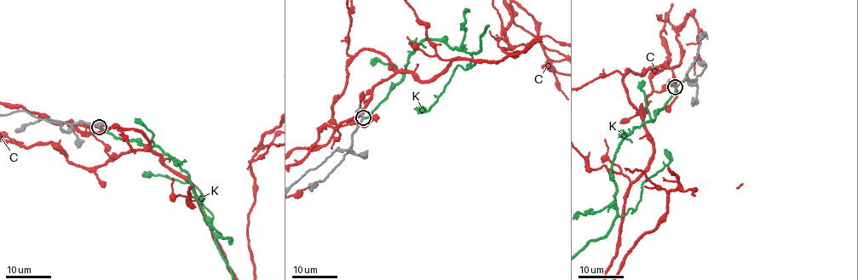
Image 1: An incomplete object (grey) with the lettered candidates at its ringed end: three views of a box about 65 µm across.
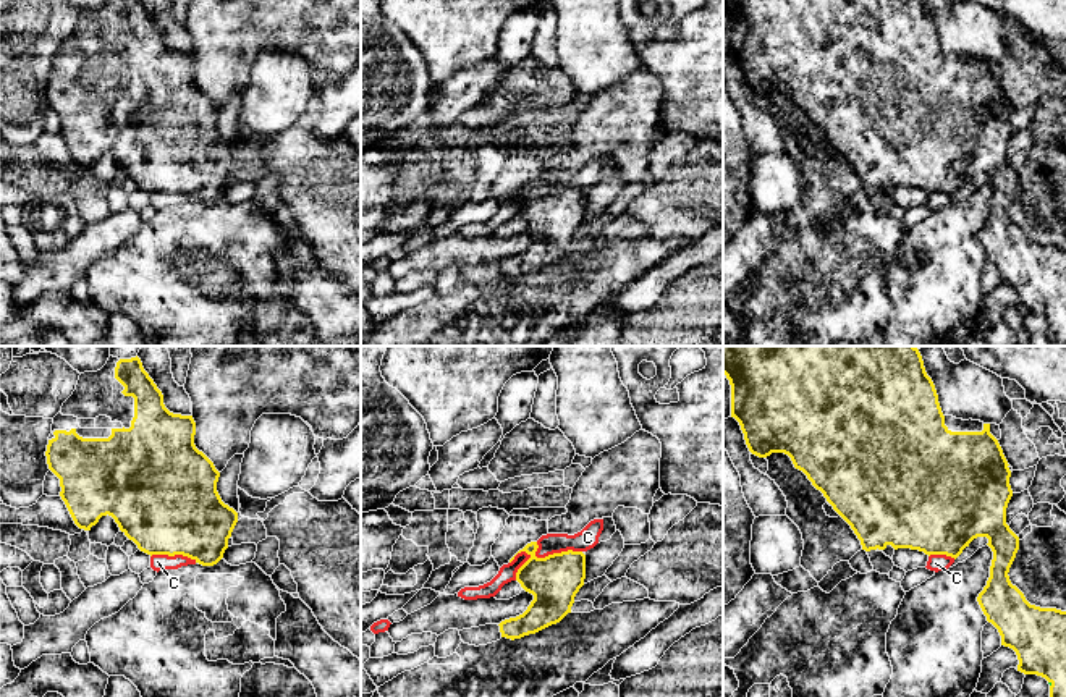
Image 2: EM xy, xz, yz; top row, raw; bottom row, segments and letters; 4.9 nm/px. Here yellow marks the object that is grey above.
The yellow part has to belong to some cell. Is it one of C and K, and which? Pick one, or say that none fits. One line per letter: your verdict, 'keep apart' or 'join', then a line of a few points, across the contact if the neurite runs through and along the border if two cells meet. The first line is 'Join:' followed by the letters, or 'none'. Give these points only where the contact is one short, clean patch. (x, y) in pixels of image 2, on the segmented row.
Join: K
C: keep apart | xz (581, 550), (562, 550), (544, 557), (534, 555)
K: join

